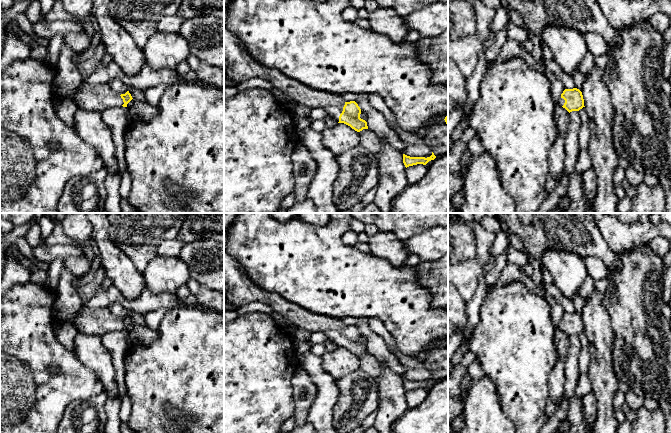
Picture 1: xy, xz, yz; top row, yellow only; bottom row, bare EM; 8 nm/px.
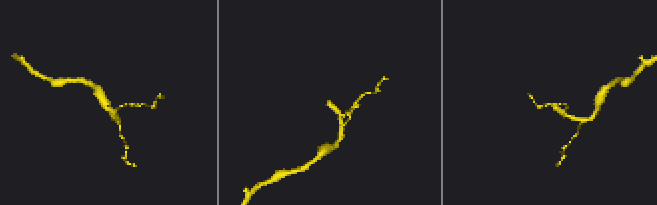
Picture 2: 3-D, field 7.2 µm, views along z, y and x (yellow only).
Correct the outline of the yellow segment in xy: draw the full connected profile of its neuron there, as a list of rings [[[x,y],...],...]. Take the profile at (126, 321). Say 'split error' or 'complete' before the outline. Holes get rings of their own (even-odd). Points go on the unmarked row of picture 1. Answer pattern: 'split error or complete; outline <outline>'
split error; outline [[[82,307],[70,320],[79,333],[102,336],[110,331],[127,331],[133,323],[129,315],[119,319],[108,308]]]

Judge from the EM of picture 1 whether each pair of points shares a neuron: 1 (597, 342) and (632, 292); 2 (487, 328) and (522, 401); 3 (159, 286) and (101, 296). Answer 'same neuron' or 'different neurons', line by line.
1: different neurons
2: same neuron
3: different neurons

